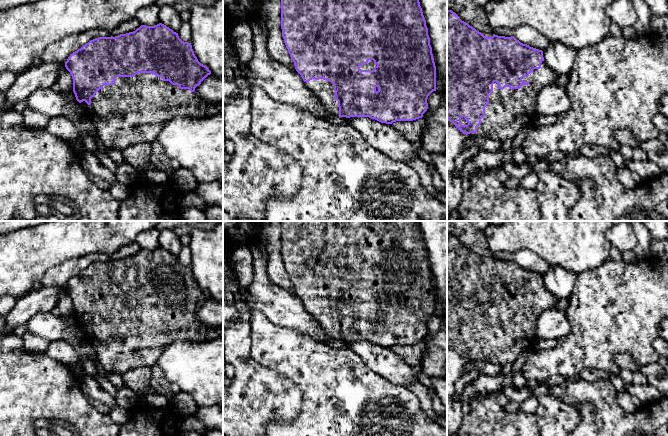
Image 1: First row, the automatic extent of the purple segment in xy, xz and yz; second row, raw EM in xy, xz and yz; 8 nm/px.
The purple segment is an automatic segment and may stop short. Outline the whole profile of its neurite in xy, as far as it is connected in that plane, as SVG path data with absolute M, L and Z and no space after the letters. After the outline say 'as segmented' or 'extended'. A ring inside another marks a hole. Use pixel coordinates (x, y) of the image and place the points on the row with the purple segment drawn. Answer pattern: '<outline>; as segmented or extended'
M141 25L133 32L90 40L70 54L65 62L73 79L73 92L89 117L97 135L107 148L124 150L138 143L156 141L163 125L175 117L206 117L209 104L198 94L201 82L211 74L194 54L191 43L182 41L178 33L166 25Z; extended

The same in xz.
M281 0L281 29L286 48L305 85L321 100L327 112L339 117L369 117L381 123L413 121L428 109L428 96L436 91L436 66L428 28L419 0Z; extended

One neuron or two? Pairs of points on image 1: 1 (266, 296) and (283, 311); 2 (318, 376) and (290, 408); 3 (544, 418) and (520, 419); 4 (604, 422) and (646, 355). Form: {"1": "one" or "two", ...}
{"1": "one", "2": "two", "3": "two", "4": "two"}

